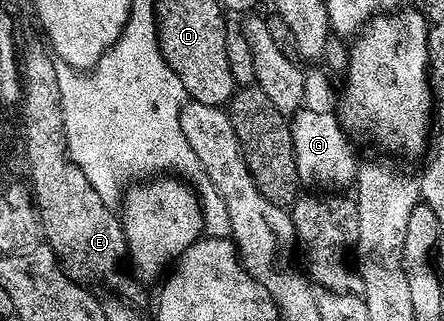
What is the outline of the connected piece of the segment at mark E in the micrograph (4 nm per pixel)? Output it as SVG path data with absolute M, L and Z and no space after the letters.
M30 51L27 55L25 52L20 59L20 134L30 166L29 183L33 187L34 205L38 208L46 234L45 244L54 250L63 270L71 279L86 285L103 283L127 303L142 305L146 299L142 292L143 284L137 278L129 279L124 272L118 271L122 259L124 263L128 255L121 218L115 208L100 201L100 193L92 189L92 181L84 177L82 170L71 161L70 154L66 152L56 63L47 55L42 51Z

